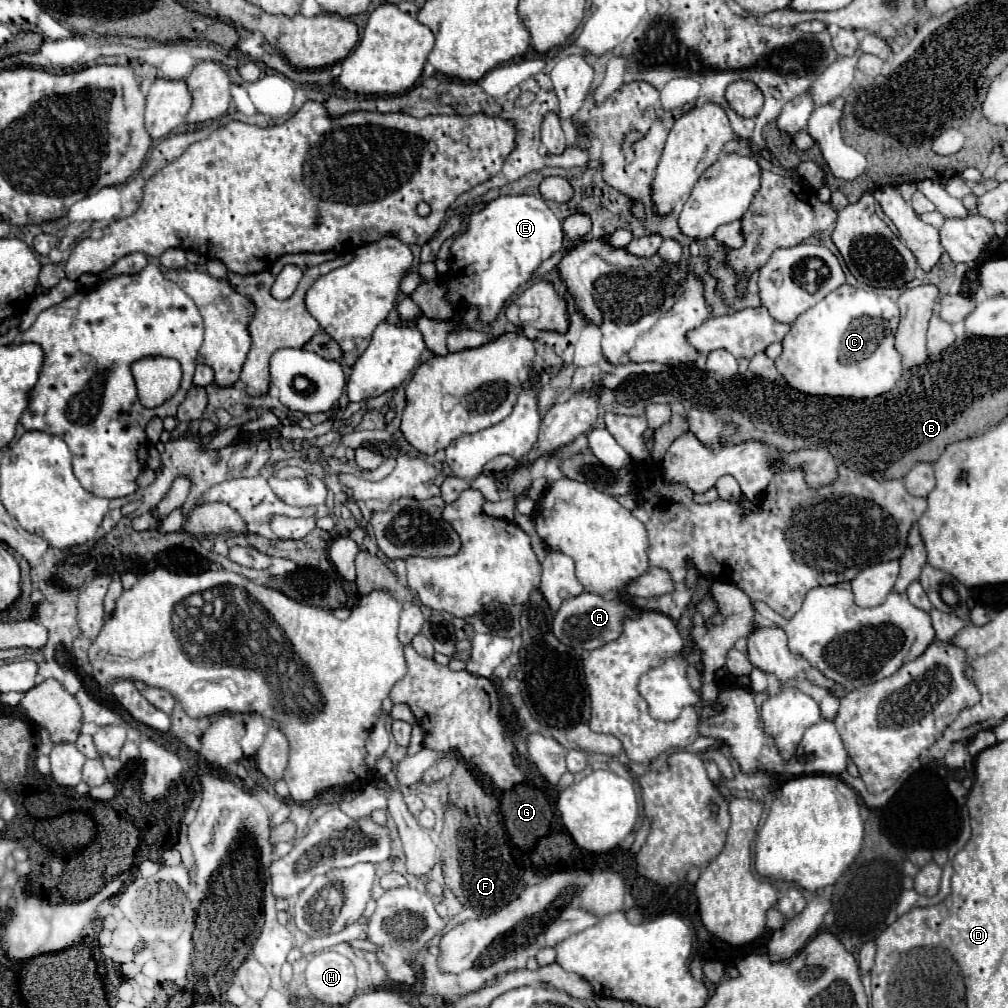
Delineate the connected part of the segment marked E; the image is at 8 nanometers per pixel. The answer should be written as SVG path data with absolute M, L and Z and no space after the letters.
M509 195L509 197L497 197L489 201L481 211L471 213L467 231L457 237L451 245L449 257L449 271L441 277L441 283L449 289L447 297L455 303L457 309L467 309L471 305L477 305L481 309L481 321L489 323L497 317L505 301L527 281L531 281L531 273L553 253L559 253L563 249L563 229L561 221L555 217L555 213L545 205L541 197L535 195Z

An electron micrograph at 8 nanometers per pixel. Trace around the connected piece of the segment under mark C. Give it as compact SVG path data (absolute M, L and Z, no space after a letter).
M841 285L805 315L797 317L783 339L783 353L775 359L785 381L809 395L869 399L889 393L903 367L895 349L899 307L881 293Z

